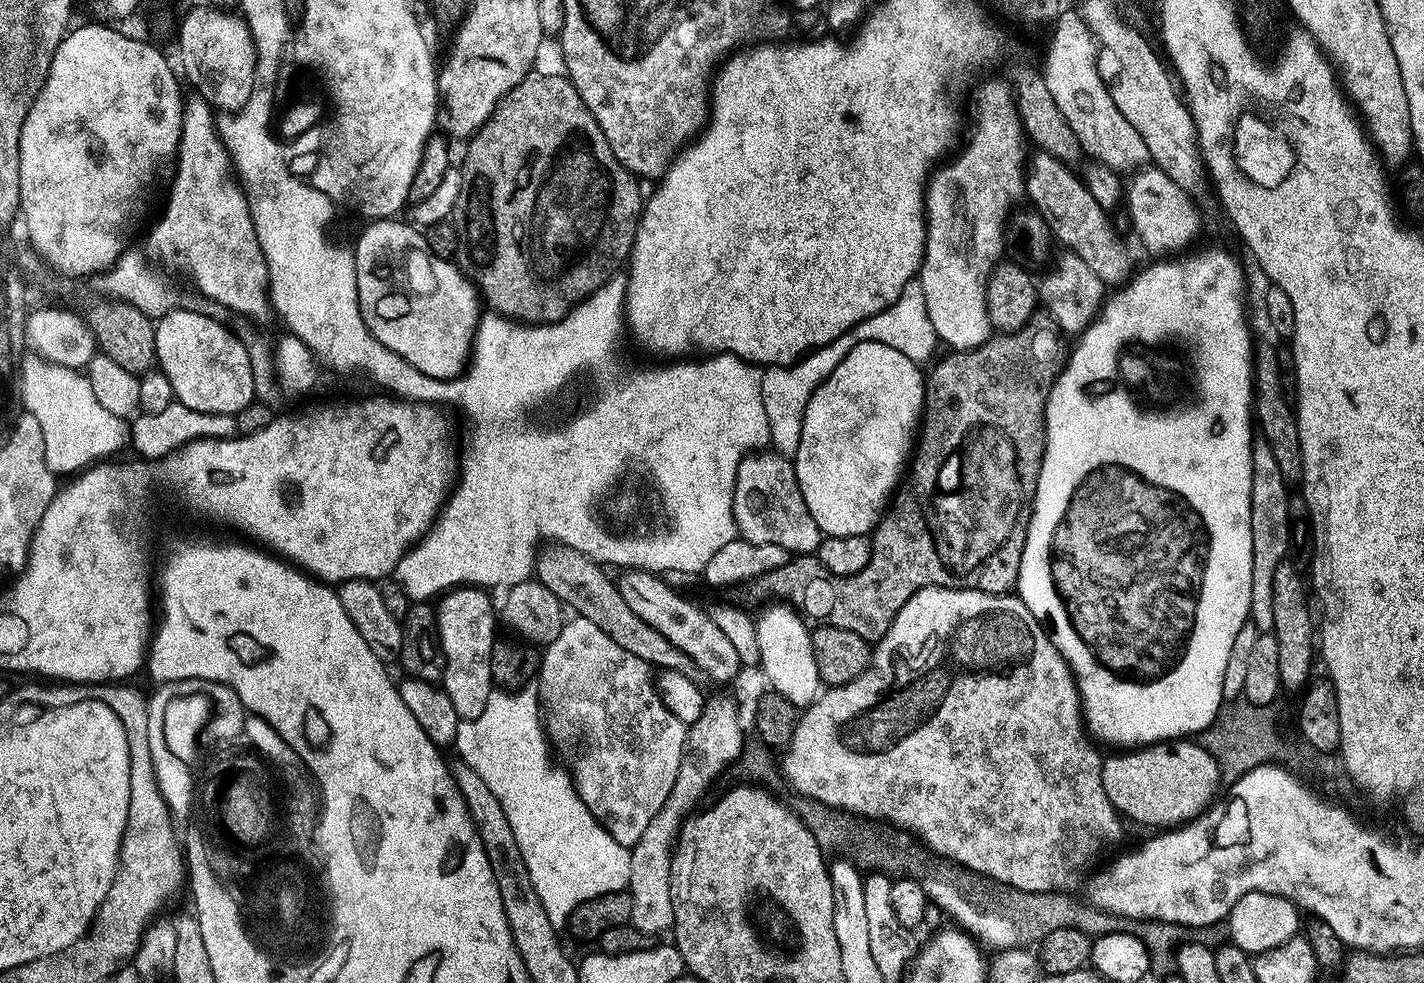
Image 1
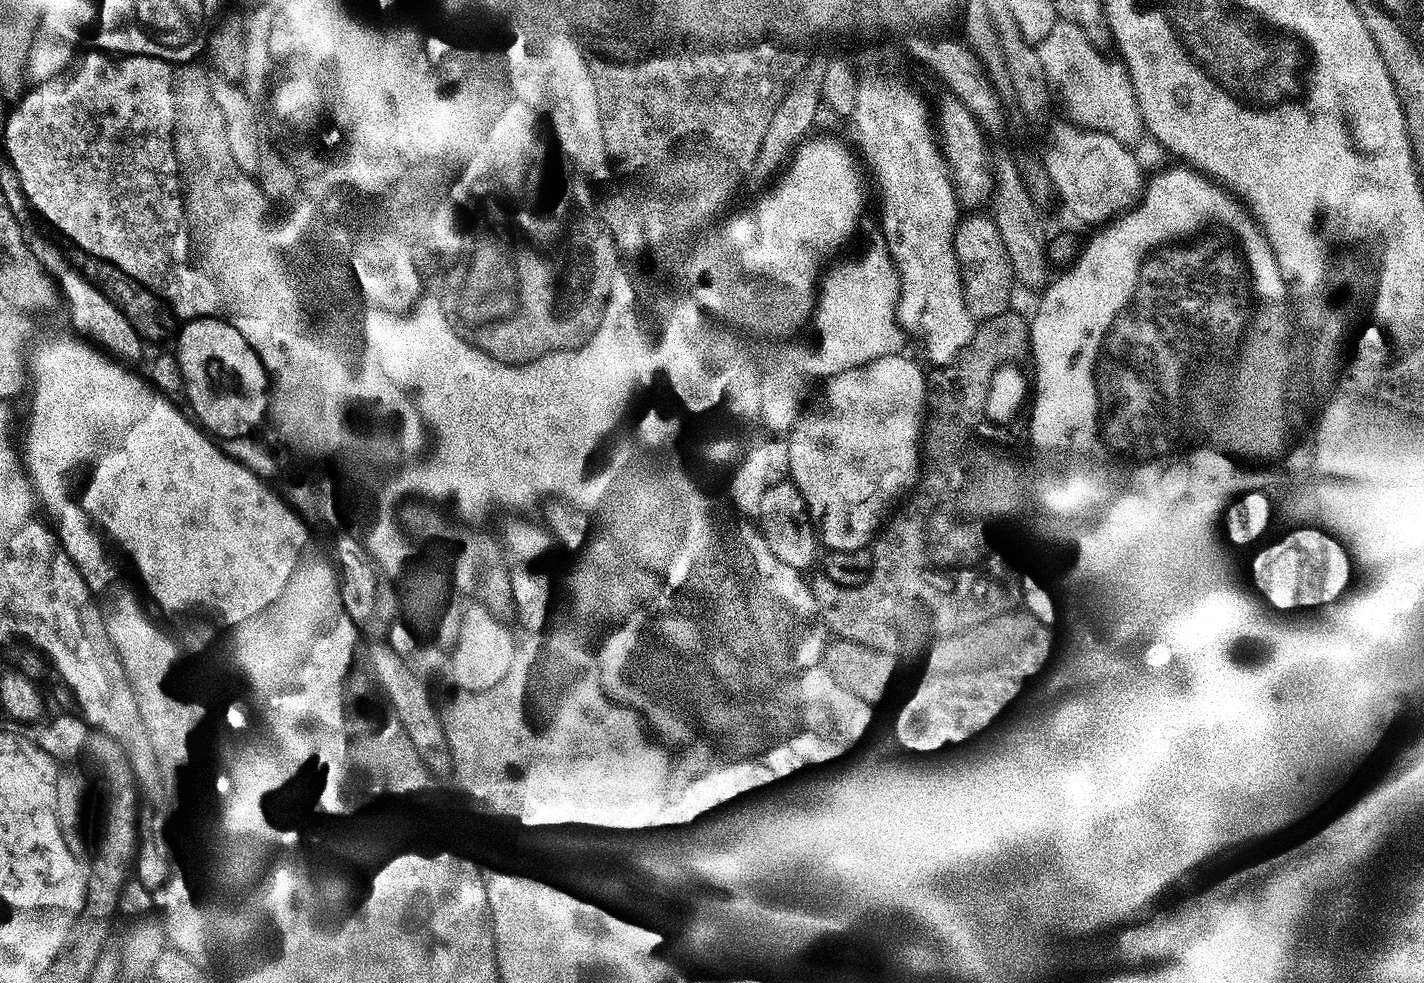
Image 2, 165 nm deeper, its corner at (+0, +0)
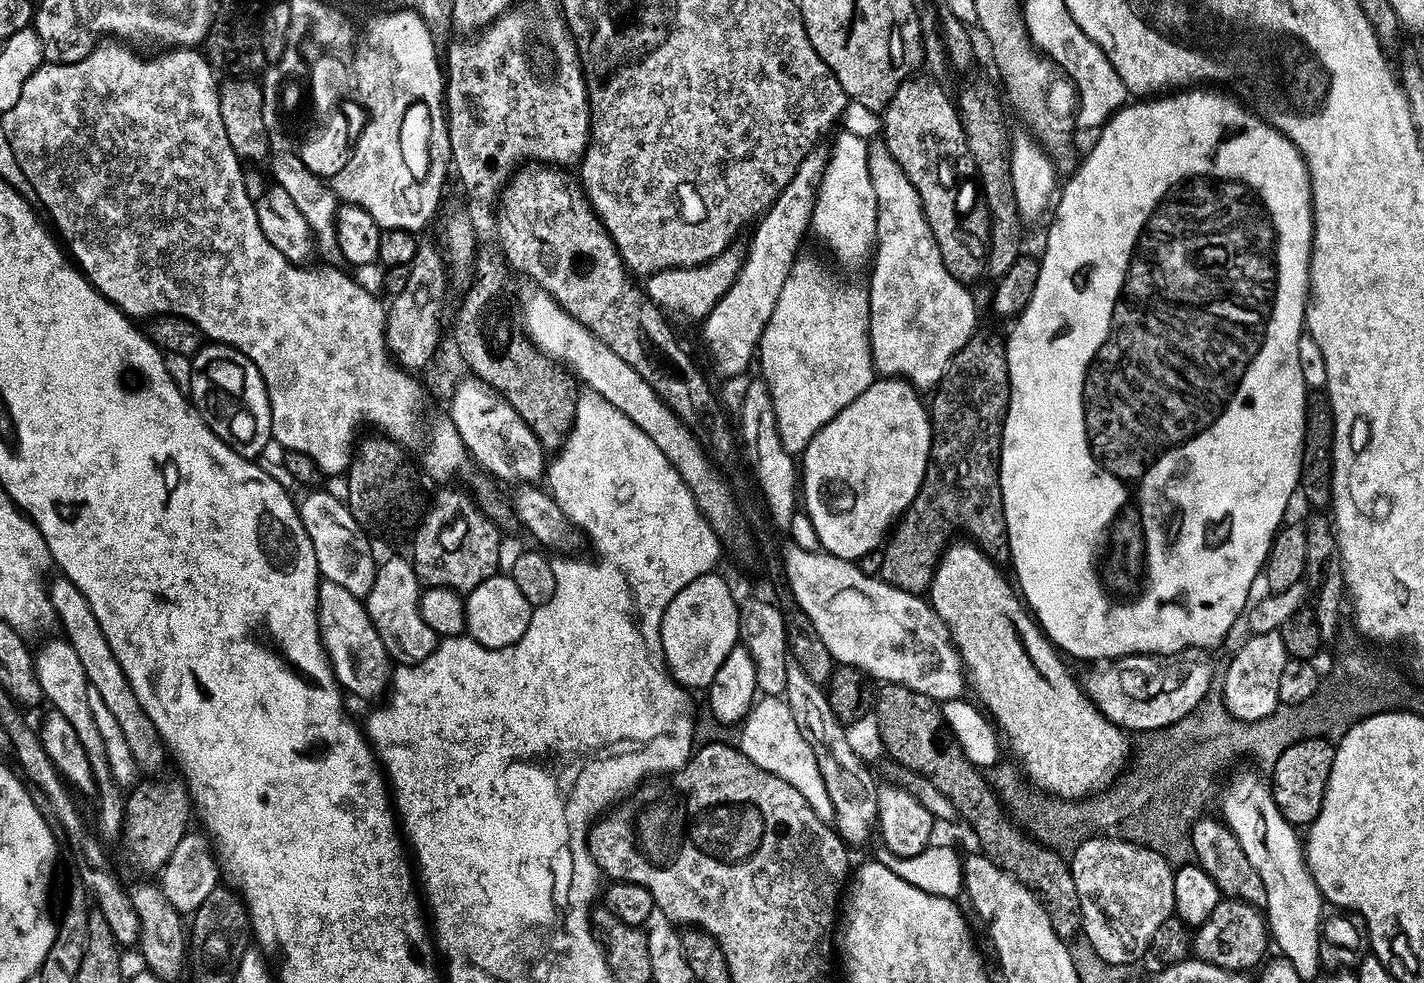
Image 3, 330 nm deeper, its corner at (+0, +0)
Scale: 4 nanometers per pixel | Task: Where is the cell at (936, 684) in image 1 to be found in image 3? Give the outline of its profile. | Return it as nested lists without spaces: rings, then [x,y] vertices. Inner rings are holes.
[[[1196,650],[1183,654],[1137,654],[1135,656],[1118,656],[1095,661],[1092,668],[1082,679],[1082,687],[1096,705],[1096,708],[1111,724],[1119,724],[1125,730],[1142,734],[1154,733],[1179,720],[1184,720],[1193,711],[1208,700],[1208,692],[1214,688],[1212,682],[1212,664],[1207,655]]]

